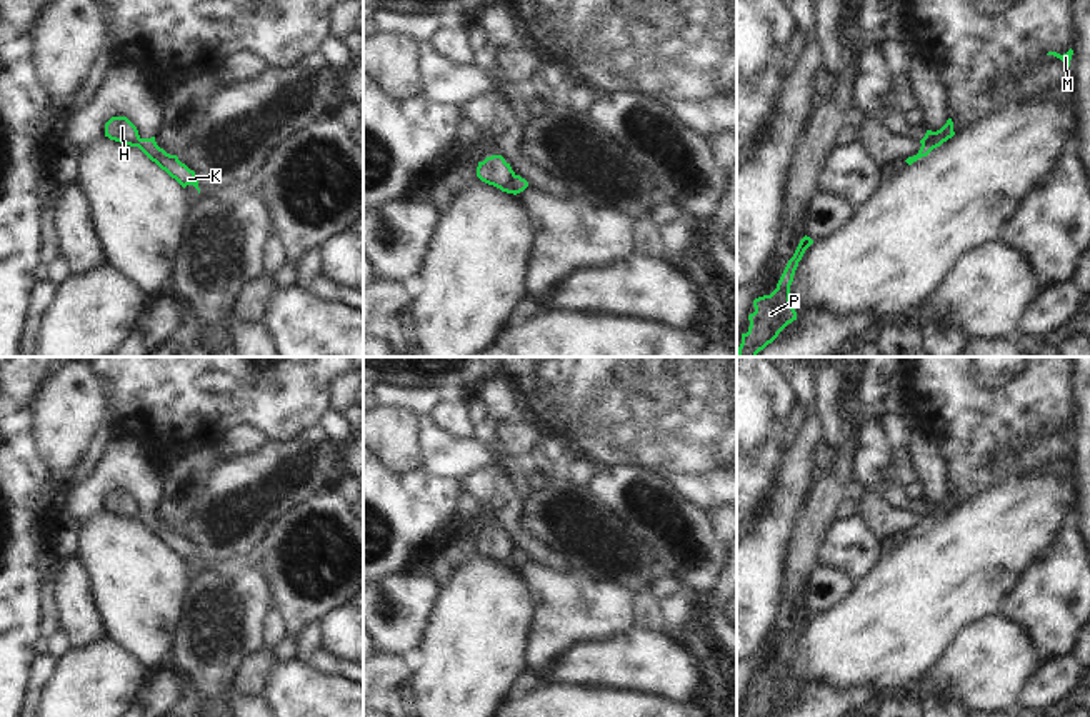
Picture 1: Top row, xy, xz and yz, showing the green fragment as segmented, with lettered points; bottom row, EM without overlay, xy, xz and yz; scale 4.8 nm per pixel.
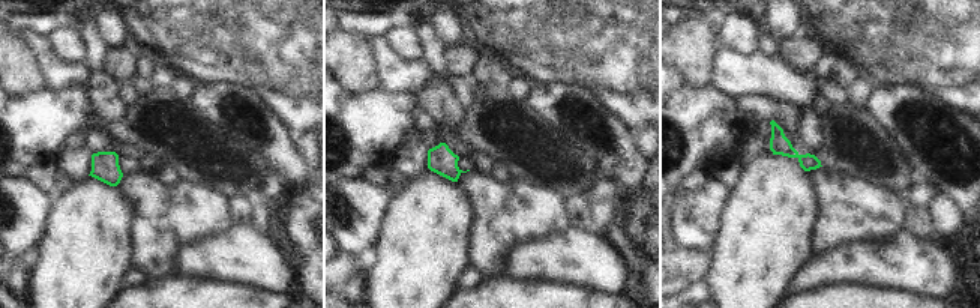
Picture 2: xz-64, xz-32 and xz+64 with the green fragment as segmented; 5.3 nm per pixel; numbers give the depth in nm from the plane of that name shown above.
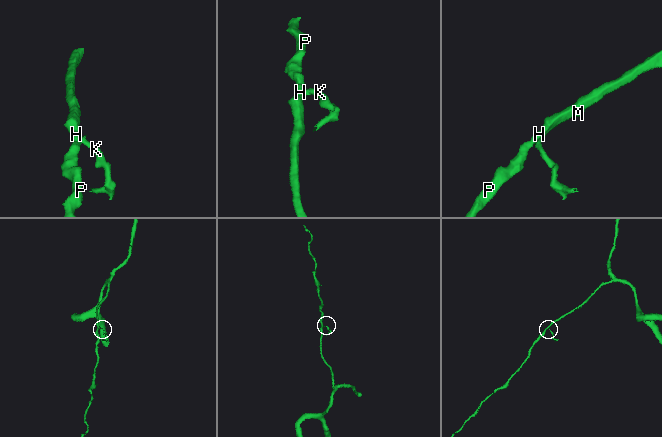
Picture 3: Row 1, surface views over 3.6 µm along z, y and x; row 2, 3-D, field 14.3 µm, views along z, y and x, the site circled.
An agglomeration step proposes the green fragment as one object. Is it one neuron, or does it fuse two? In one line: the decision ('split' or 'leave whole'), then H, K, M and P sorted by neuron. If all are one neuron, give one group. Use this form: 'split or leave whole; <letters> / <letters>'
split; H M P / K

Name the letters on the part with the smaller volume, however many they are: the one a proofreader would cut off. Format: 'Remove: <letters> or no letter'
Remove: K

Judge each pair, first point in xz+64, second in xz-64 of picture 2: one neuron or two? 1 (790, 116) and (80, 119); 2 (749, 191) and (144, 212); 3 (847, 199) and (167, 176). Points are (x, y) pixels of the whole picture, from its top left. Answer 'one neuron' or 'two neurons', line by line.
1: two neurons
2: two neurons
3: two neurons

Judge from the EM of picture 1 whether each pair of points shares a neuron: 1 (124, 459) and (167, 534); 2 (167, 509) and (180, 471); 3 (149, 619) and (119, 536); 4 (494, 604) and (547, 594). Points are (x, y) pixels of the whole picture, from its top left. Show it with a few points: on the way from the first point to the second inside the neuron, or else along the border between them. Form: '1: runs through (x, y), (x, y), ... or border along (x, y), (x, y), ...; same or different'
1: runs through (140, 479), (147, 489), (147, 517); same
2: runs through (175, 499), (175, 489), (180, 481); same
3: runs through (140, 599), (139, 584), (120, 556); same
4: border along (514, 569), (529, 596), (532, 611), (527, 636); different

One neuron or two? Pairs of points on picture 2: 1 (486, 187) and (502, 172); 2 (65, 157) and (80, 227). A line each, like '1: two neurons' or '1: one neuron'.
1: two neurons
2: two neurons

